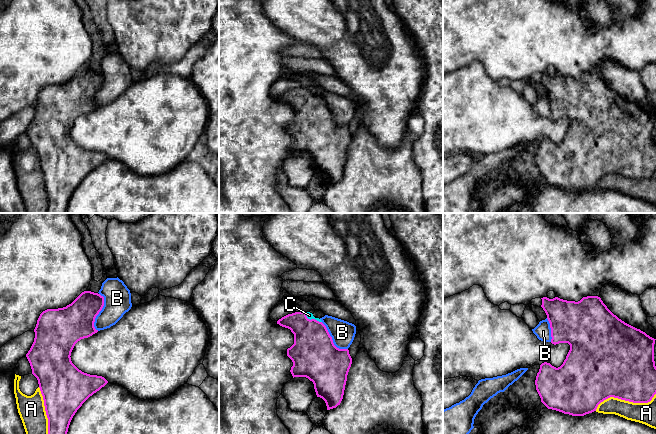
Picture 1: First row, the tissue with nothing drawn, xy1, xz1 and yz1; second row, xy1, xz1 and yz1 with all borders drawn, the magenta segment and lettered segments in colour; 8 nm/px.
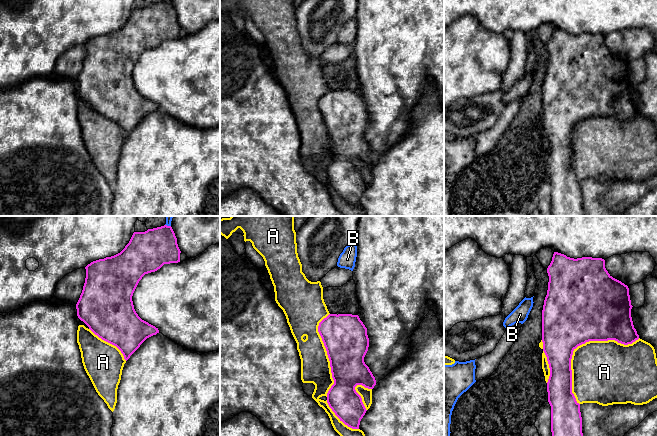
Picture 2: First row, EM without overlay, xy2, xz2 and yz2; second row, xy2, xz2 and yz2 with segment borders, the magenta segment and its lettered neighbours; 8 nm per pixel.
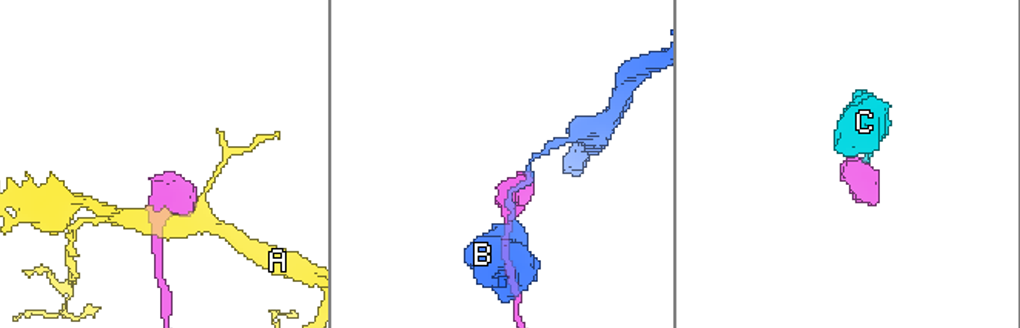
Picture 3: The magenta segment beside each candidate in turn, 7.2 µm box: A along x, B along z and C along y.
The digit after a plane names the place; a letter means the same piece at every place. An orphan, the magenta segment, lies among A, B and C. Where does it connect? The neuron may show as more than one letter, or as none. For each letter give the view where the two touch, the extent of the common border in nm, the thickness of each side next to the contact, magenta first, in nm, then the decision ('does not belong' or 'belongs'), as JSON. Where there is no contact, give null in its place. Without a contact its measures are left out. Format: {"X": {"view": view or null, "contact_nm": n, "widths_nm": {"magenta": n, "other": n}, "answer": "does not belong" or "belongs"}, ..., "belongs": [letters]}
{"A": {"view": "yz2", "contact_nm": 750, "widths_nm": {"magenta": 500, "other": 440}, "answer": "does not belong"}, "B": {"view": "xy1", "contact_nm": 300, "widths_nm": {"magenta": 300, "other": 220}, "answer": "does not belong"}, "C": {"view": "xz1", "contact_nm": 170, "widths_nm": {"magenta": 340, "other": 50}, "answer": "belongs"}, "belongs": ["C"]}

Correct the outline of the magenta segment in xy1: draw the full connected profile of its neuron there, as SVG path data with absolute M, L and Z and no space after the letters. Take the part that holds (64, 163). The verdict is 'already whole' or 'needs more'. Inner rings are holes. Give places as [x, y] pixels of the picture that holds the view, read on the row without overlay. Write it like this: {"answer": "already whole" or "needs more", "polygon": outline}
{"answer": "already whole", "polygon": "M84 67L66 83L43 87L37 96L34 118L26 133L43 172L48 194L47 213L67 213L70 198L77 186L90 172L108 159L102 152L90 151L79 146L70 133L78 117L98 108L94 98L103 82L103 72Z"}

